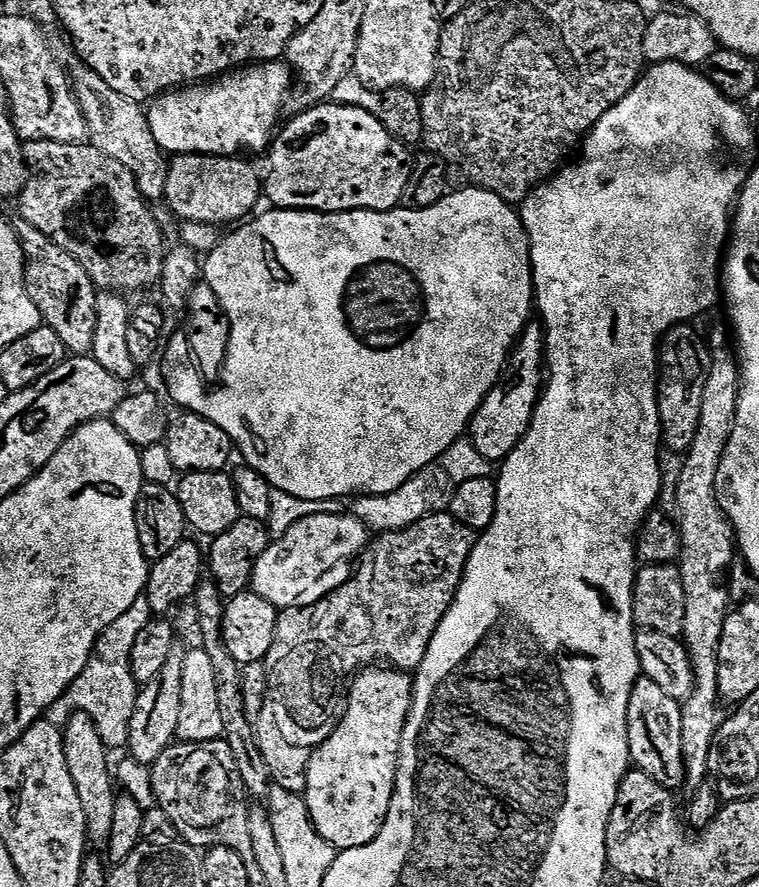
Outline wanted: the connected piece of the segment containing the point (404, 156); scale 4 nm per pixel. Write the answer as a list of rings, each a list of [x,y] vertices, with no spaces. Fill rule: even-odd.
[[[327,102],[314,108],[308,109],[295,116],[295,124],[286,127],[275,140],[272,148],[269,150],[266,159],[264,159],[260,168],[263,171],[262,192],[268,195],[269,205],[275,206],[280,210],[303,210],[305,212],[318,212],[327,214],[329,212],[390,212],[394,208],[401,207],[403,198],[410,188],[410,181],[413,179],[412,168],[408,165],[409,149],[401,144],[395,136],[388,133],[384,123],[381,122],[379,115],[365,112],[363,108],[347,108],[345,104],[337,104],[335,102]]]

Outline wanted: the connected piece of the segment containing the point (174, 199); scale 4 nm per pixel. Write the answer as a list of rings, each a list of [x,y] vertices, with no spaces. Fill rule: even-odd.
[[[175,155],[170,164],[165,205],[175,216],[202,226],[232,226],[253,215],[258,184],[247,180],[227,159],[215,156]]]

